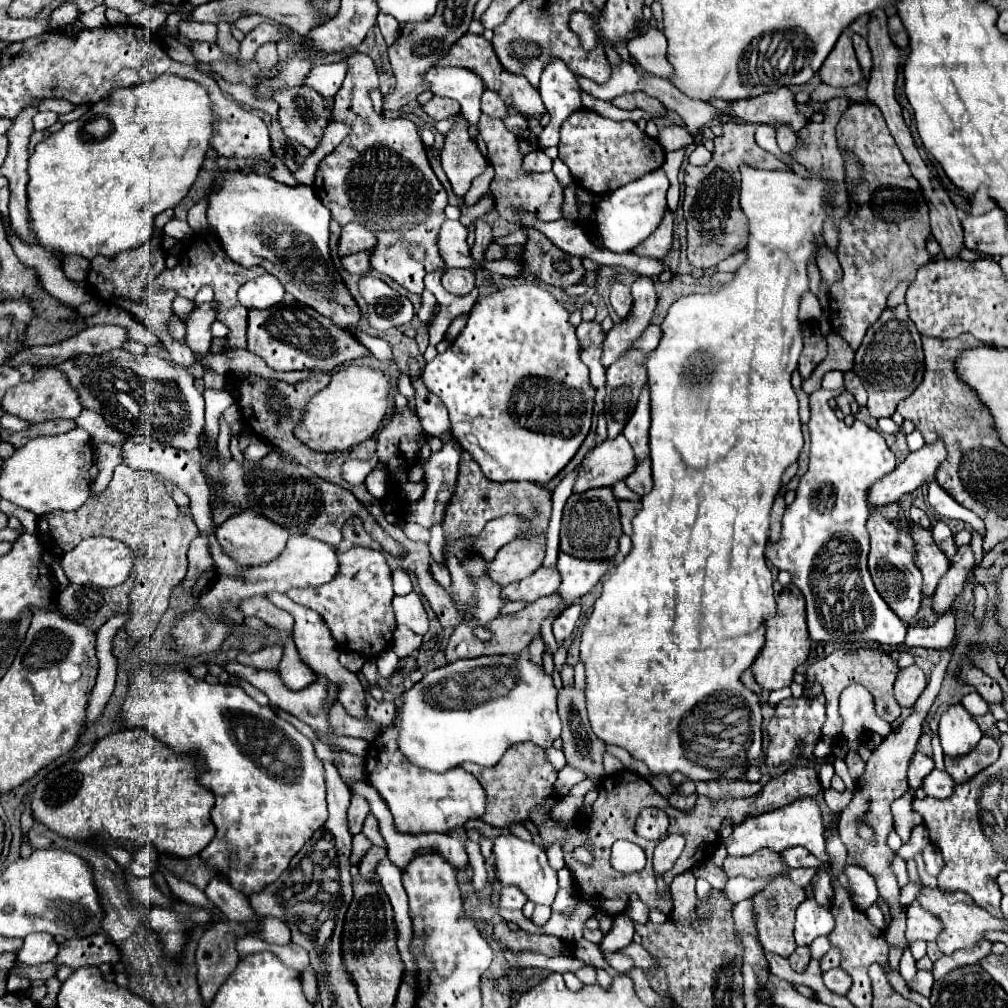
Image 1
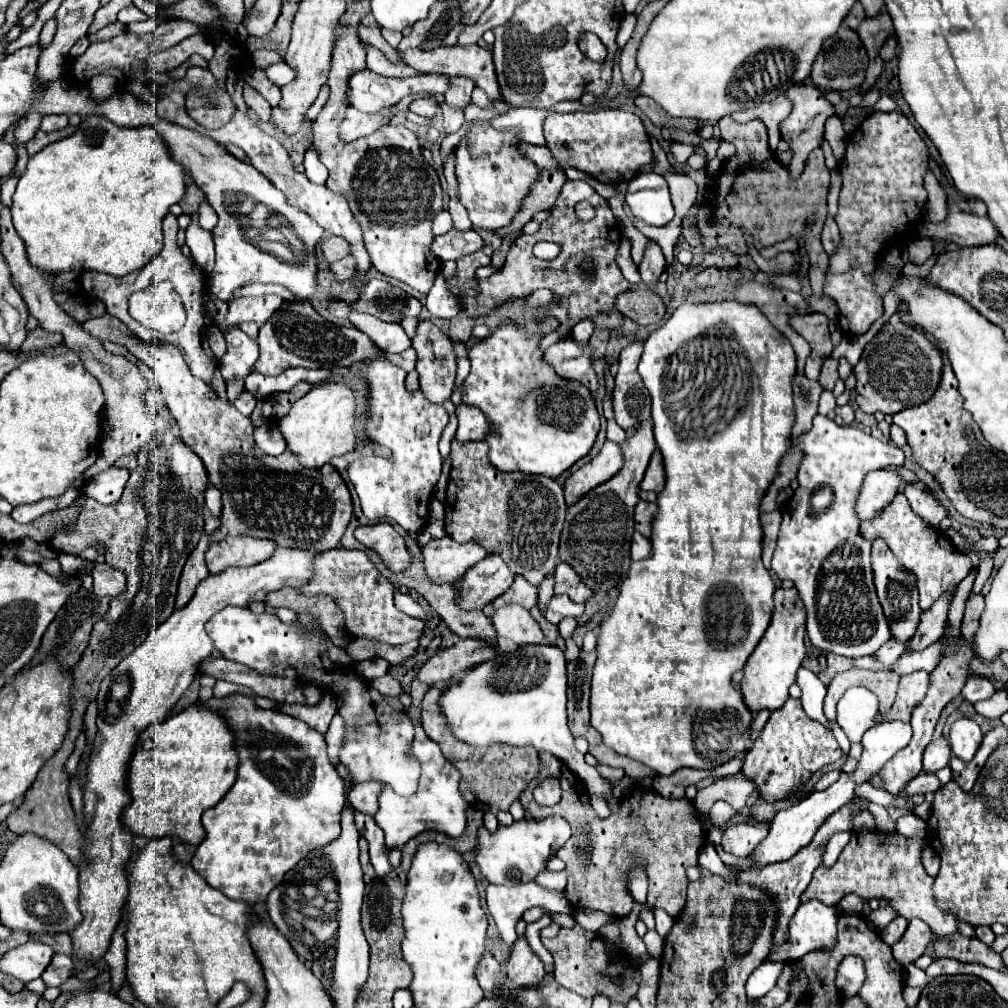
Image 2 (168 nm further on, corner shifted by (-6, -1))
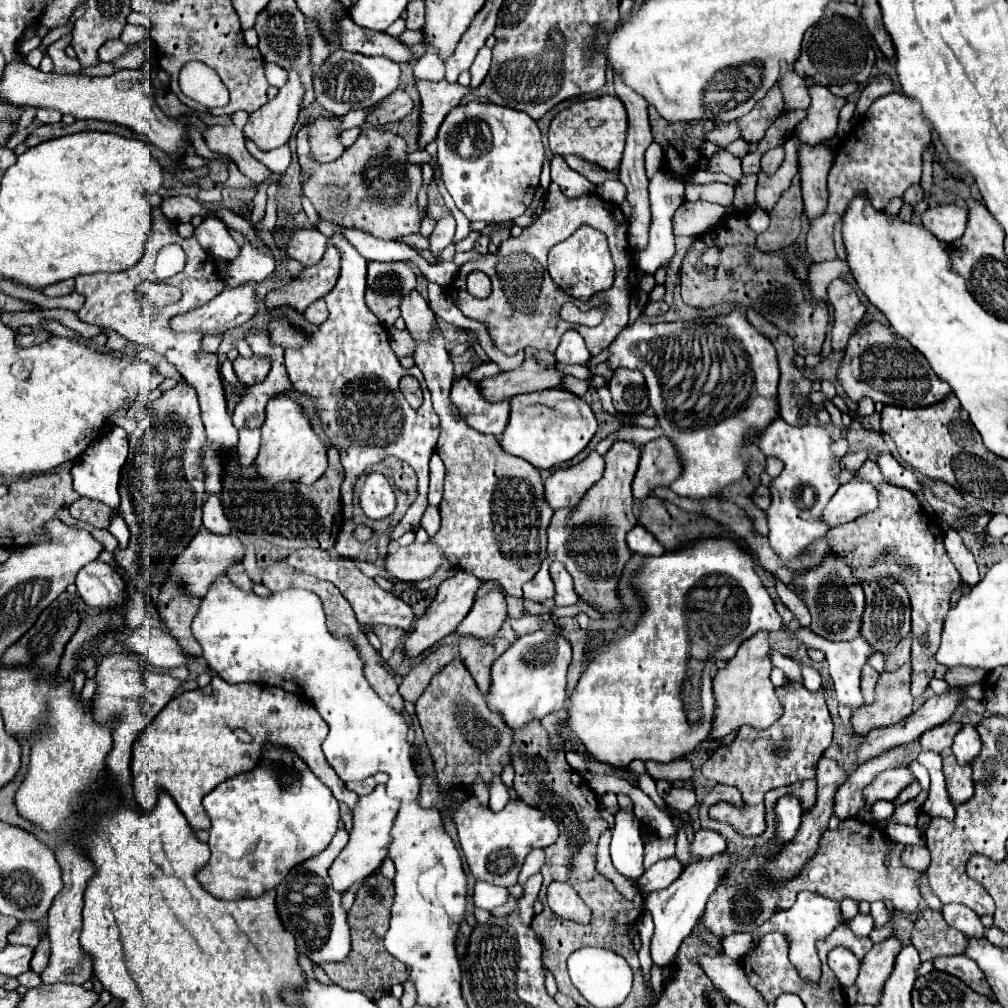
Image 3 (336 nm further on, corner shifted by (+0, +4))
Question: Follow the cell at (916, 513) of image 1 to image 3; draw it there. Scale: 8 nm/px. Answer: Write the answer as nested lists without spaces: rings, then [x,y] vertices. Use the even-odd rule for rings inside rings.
[[[891,453],[877,455],[877,465],[879,465],[879,469],[881,469],[881,473],[883,473],[883,477],[885,477],[887,483],[899,485],[899,487],[907,487],[909,491],[915,491],[915,495],[919,497],[919,501],[925,503],[925,497],[919,491],[917,475],[913,471],[909,471],[907,467],[903,467],[901,463],[897,463]]]

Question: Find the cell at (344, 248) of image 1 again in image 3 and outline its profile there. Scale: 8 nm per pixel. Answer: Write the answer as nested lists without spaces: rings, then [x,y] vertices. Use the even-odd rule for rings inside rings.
[[[297,229],[293,231],[283,245],[283,251],[297,259],[301,265],[309,267],[319,263],[319,259],[323,257],[323,251],[327,247],[327,237],[323,233],[319,233],[317,229]]]

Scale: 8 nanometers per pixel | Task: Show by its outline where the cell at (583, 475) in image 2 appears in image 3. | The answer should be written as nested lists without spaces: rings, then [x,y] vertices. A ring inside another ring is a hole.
[[[591,451],[581,463],[559,469],[545,479],[545,499],[553,511],[559,507],[575,507],[587,489],[601,479],[605,461],[597,451]]]

